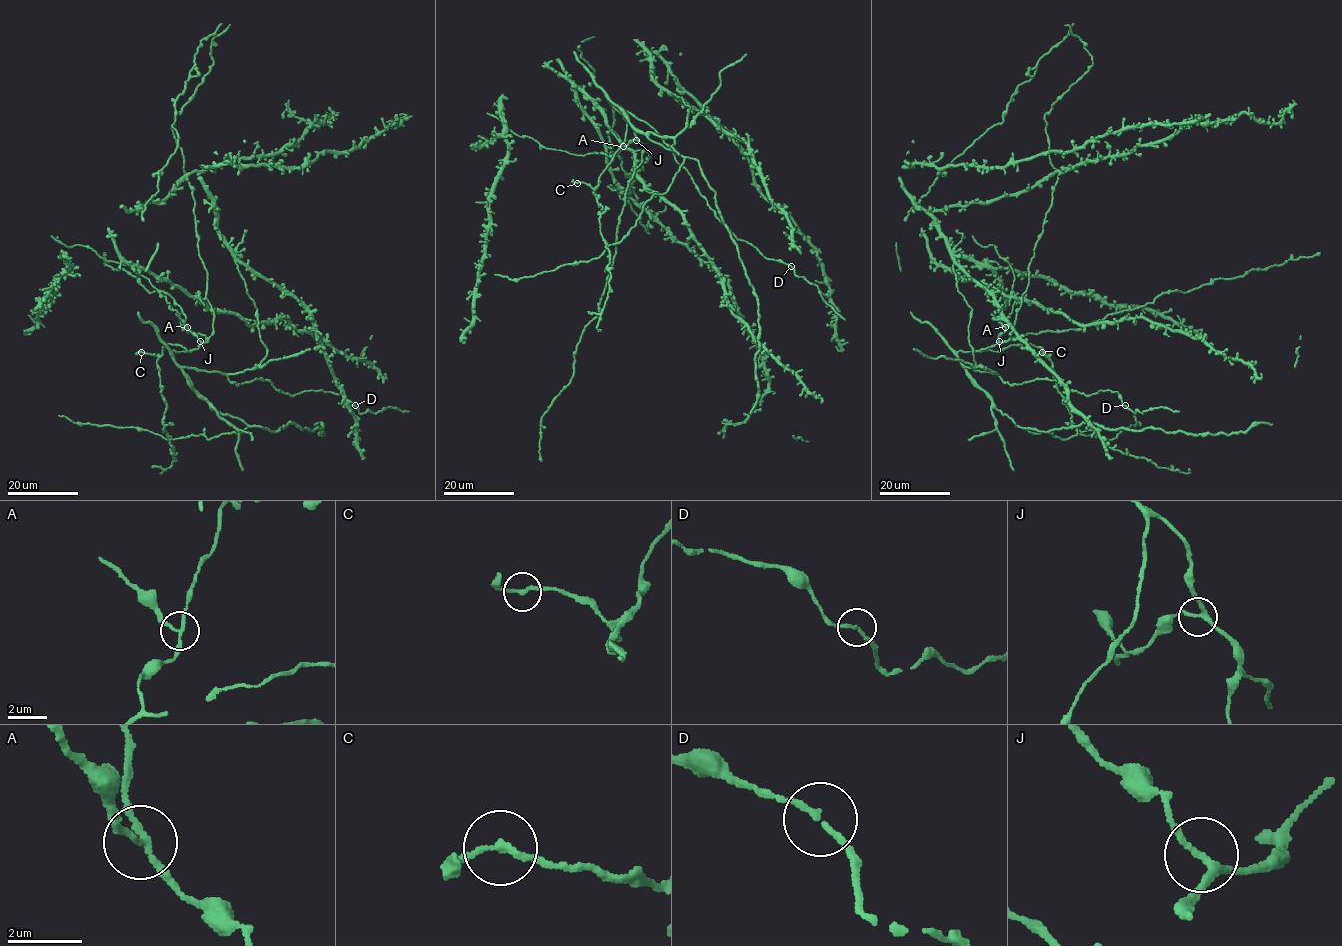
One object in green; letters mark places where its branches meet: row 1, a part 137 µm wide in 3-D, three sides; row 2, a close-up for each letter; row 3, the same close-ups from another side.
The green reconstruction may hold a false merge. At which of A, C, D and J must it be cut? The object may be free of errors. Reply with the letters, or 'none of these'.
A

